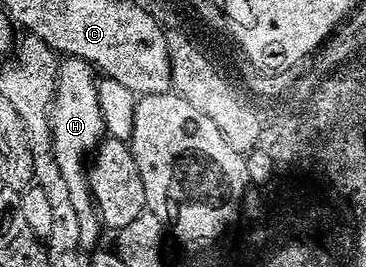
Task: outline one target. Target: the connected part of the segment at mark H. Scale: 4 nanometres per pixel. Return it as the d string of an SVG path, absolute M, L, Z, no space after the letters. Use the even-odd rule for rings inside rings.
M63 57L60 60L50 118L53 155L56 157L57 166L61 169L62 178L69 187L70 202L77 211L80 243L83 247L89 247L99 237L101 220L99 210L93 204L88 185L88 166L85 162L95 153L105 137L103 115L99 106L97 73L91 62L83 61L80 57ZM83 160L85 160L84 165Z

